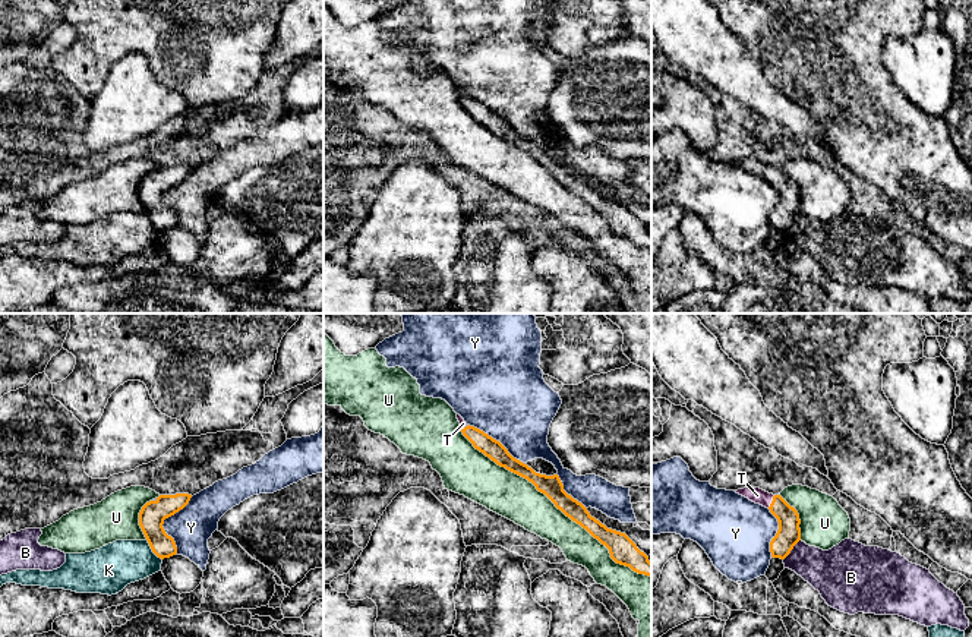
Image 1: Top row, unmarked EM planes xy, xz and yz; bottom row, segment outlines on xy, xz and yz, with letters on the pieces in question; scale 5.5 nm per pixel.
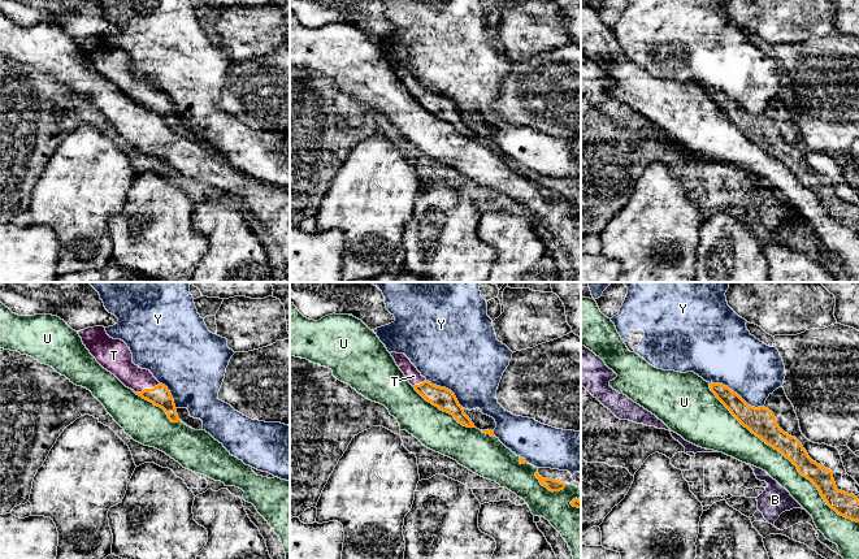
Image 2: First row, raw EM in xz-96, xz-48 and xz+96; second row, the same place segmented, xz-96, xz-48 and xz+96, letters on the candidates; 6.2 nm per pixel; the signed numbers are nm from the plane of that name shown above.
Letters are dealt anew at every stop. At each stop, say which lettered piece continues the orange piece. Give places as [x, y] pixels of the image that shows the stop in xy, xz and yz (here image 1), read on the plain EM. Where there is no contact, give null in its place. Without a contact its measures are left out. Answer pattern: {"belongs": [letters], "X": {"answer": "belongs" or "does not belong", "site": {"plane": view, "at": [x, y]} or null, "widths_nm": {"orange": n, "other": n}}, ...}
{"belongs": ["T"], "B": {"answer": "does not belong", "site": {"plane": "yz", "at": [792, 220]}, "widths_nm": {"orange": 130, "other": 240}}, "K": {"answer": "does not belong", "site": {"plane": "xy", "at": [151, 220]}, "widths_nm": {"orange": 140, "other": 260}}, "T": {"answer": "belongs", "site": {"plane": "yz", "at": [772, 173]}, "widths_nm": {"orange": 130, "other": 90}}, "U": {"answer": "does not belong", "site": {"plane": "xz", "at": [556, 179]}, "widths_nm": {"orange": 120, "other": 240}}, "Y": {"answer": "does not belong", "site": {"plane": "xy", "at": [163, 194]}, "widths_nm": {"orange": 140, "other": 220}}}

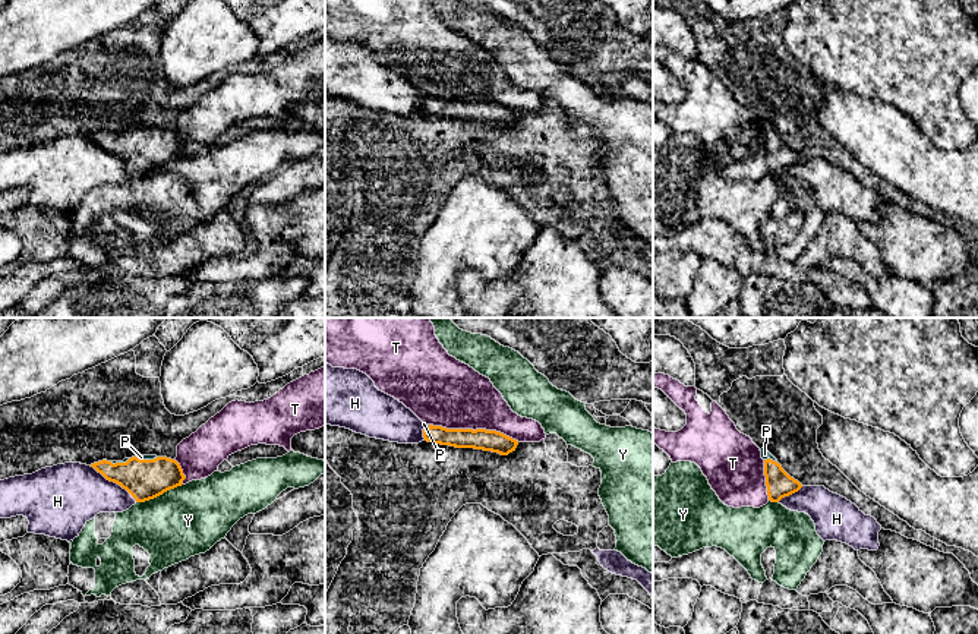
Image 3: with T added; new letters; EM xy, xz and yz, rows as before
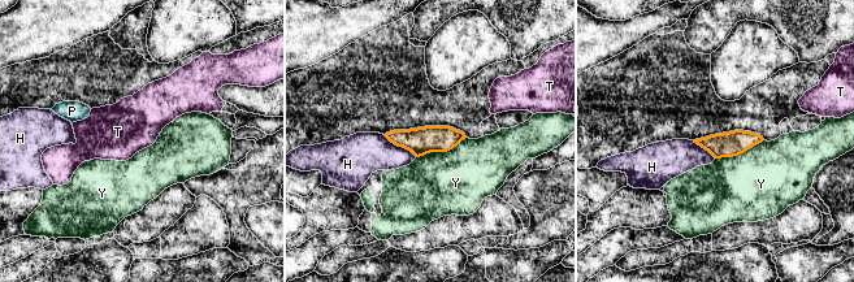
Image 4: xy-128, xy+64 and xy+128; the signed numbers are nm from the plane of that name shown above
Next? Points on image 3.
{"belongs": ["P"], "H": {"answer": "does not belong", "site": {"plane": "xy", "at": [112, 153]}, "widths_nm": {"orange": 220, "other": 340}}, "P": {"answer": "belongs", "site": {"plane": "xy", "at": [147, 132]}, "widths_nm": {"orange": 220, "other": 30}}, "T": {"answer": "does not belong", "site": {"plane": "xz", "at": [476, 101]}, "widths_nm": {"orange": 120, "other": 360}}, "Y": {"answer": "does not belong", "site": {"plane": "xy", "at": [158, 167]}, "widths_nm": {"orange": 220, "other": 380}}}

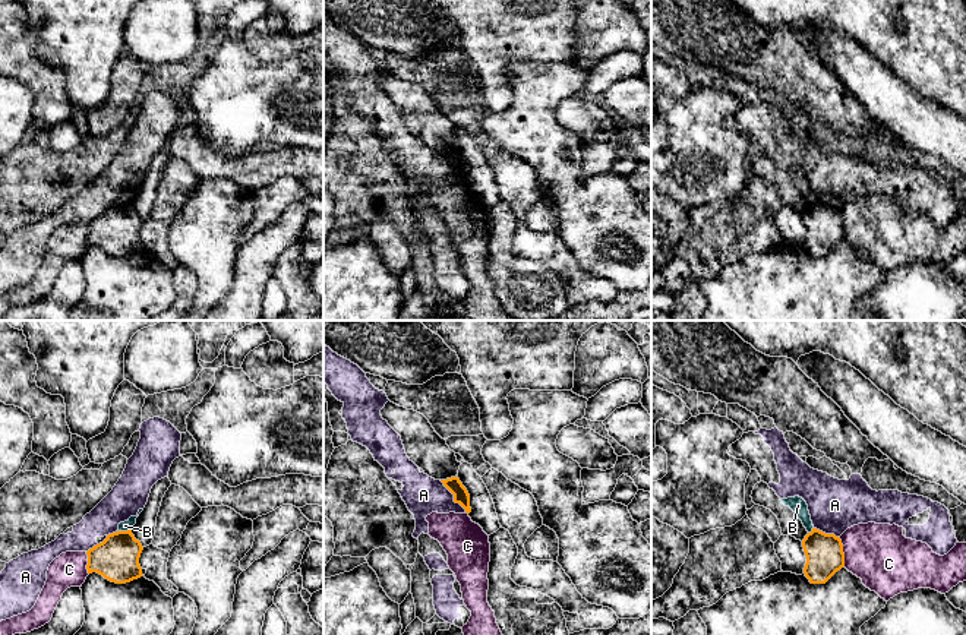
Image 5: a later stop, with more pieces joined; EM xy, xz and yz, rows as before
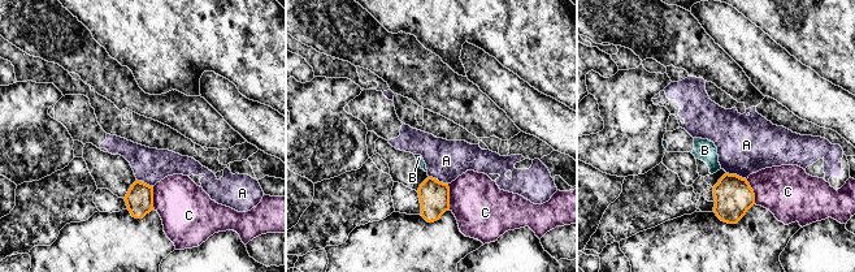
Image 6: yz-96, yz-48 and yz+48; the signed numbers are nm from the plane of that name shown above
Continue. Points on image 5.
{"belongs": [], "A": {"answer": "does not belong", "site": {"plane": "xz", "at": [454, 170]}, "widths_nm": {"orange": 90, "other": 220}}, "B": {"answer": "does not belong", "site": {"plane": "xy", "at": [125, 204]}, "widths_nm": {"orange": 240, "other": 50}}, "C": {"answer": "does not belong", "site": {"plane": "yz", "at": [842, 224]}, "widths_nm": {"orange": 200, "other": 340}}}

